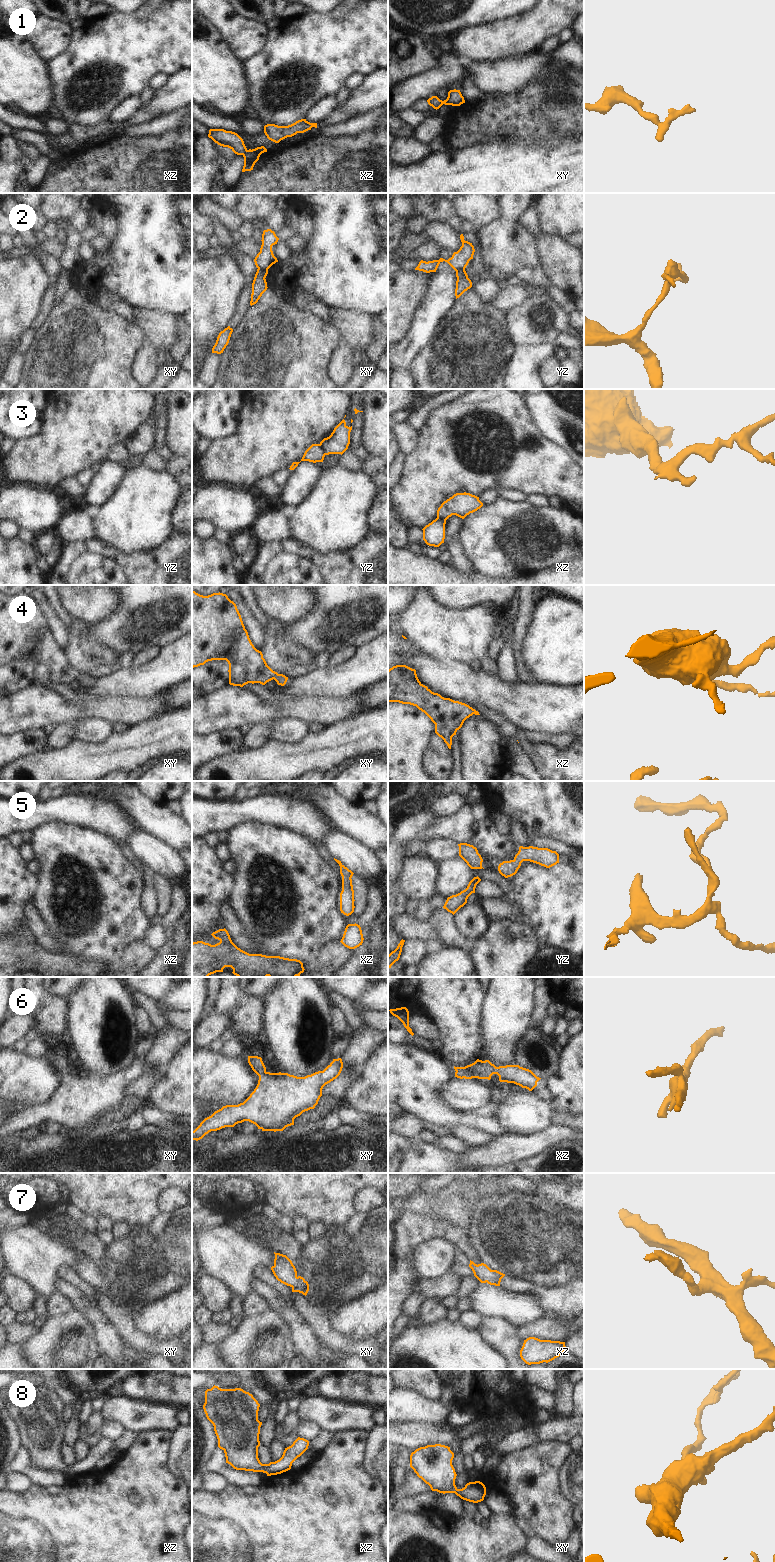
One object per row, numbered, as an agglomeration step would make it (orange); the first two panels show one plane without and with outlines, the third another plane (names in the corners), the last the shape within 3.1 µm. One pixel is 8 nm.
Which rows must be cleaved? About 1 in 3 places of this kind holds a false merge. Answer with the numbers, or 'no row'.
2, 3

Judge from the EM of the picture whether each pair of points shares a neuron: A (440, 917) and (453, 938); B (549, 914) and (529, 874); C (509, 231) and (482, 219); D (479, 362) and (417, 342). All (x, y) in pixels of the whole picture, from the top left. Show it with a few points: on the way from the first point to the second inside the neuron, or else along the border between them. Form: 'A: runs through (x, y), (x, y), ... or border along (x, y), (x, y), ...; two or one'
A: runs through (441, 922), (448, 933); one
B: runs through (549, 904), (534, 889), (533, 884); one
C: border along (500, 217), (482, 227); two
D: border along (439, 325), (431, 341), (419, 353), (412, 364); two

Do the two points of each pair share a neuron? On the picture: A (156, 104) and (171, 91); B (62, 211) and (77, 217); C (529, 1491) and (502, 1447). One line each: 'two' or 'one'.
A: one
B: two
C: two

